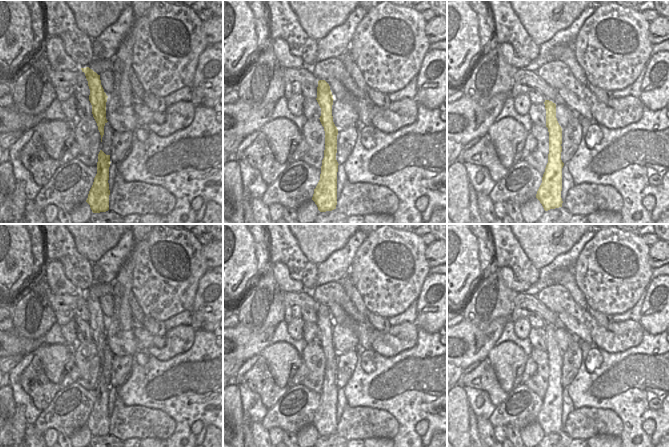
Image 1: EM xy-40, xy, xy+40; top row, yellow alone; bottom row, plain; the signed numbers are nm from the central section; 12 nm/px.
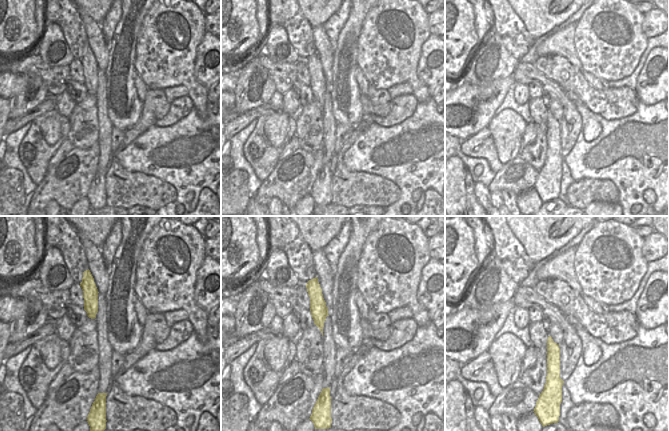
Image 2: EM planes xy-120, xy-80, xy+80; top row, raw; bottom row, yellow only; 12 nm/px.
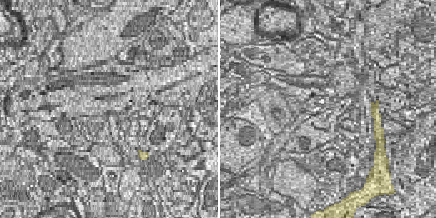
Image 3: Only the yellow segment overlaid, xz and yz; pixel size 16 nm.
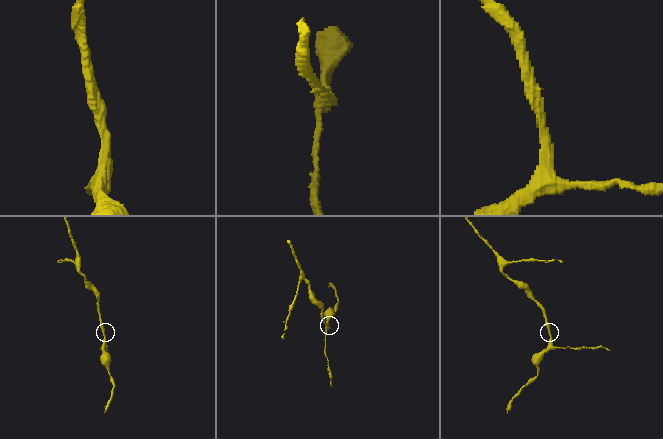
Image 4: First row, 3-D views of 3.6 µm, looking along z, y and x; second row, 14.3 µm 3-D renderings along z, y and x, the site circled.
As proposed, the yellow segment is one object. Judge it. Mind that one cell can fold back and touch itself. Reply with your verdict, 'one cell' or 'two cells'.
one cell

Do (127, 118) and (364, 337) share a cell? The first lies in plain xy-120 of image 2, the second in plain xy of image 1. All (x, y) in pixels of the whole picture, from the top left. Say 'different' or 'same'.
different

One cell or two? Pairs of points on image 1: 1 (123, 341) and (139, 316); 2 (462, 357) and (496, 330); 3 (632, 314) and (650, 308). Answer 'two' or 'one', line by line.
1: two
2: one
3: two

